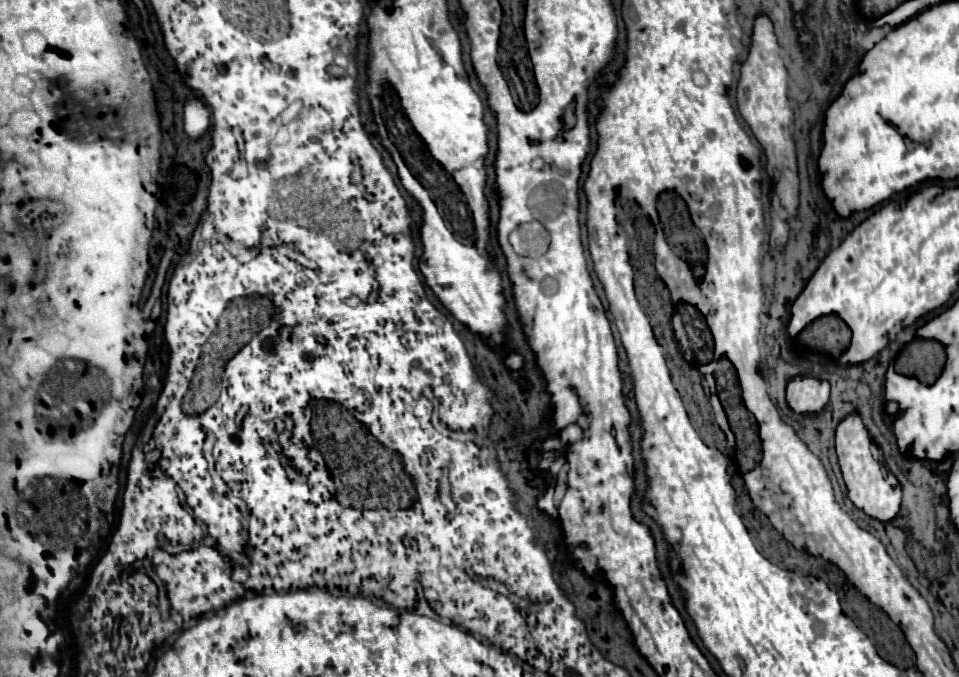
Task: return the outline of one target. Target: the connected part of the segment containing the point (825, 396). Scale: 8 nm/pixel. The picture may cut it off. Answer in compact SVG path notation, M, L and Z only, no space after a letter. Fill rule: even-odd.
M793 376L787 382L787 404L795 412L819 412L829 400L829 382L813 376Z

